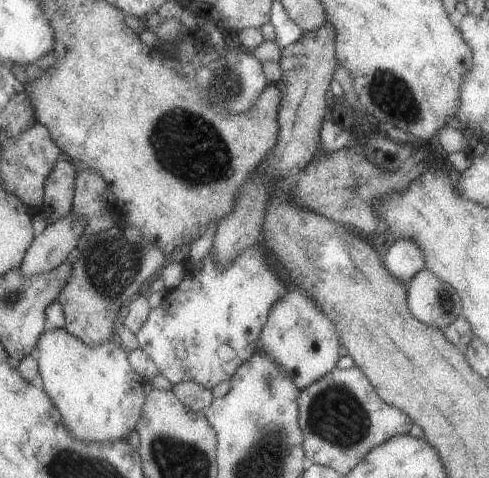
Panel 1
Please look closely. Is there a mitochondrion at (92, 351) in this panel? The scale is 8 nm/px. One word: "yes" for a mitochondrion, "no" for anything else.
no

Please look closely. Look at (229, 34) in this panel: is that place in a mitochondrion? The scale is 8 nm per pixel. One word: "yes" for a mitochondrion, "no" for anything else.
no

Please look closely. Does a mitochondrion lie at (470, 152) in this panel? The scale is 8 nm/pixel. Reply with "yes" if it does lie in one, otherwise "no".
no

